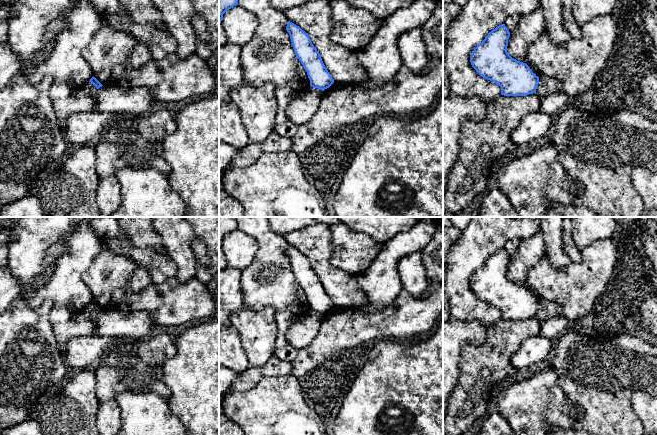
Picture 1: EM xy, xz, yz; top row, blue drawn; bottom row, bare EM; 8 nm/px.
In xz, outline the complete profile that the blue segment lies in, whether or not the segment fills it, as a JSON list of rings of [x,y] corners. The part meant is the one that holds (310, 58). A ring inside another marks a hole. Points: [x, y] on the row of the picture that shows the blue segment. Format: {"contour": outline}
{"contour": [[[288,21],[286,30],[290,35],[294,52],[307,72],[310,86],[322,91],[329,88],[334,79],[325,67],[320,53],[304,30]]]}

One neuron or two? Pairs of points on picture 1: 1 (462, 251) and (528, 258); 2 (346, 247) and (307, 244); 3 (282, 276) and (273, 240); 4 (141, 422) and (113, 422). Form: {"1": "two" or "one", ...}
{"1": "two", "2": "two", "3": "one", "4": "two"}

